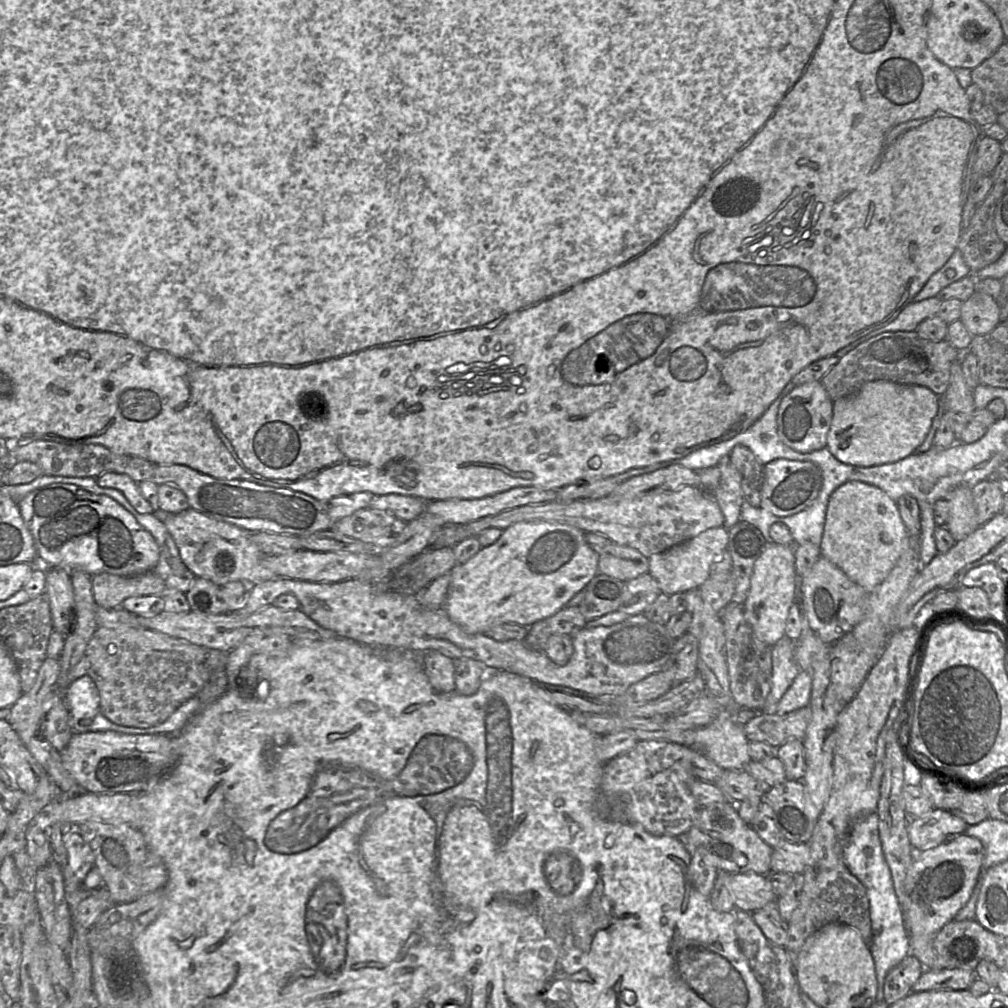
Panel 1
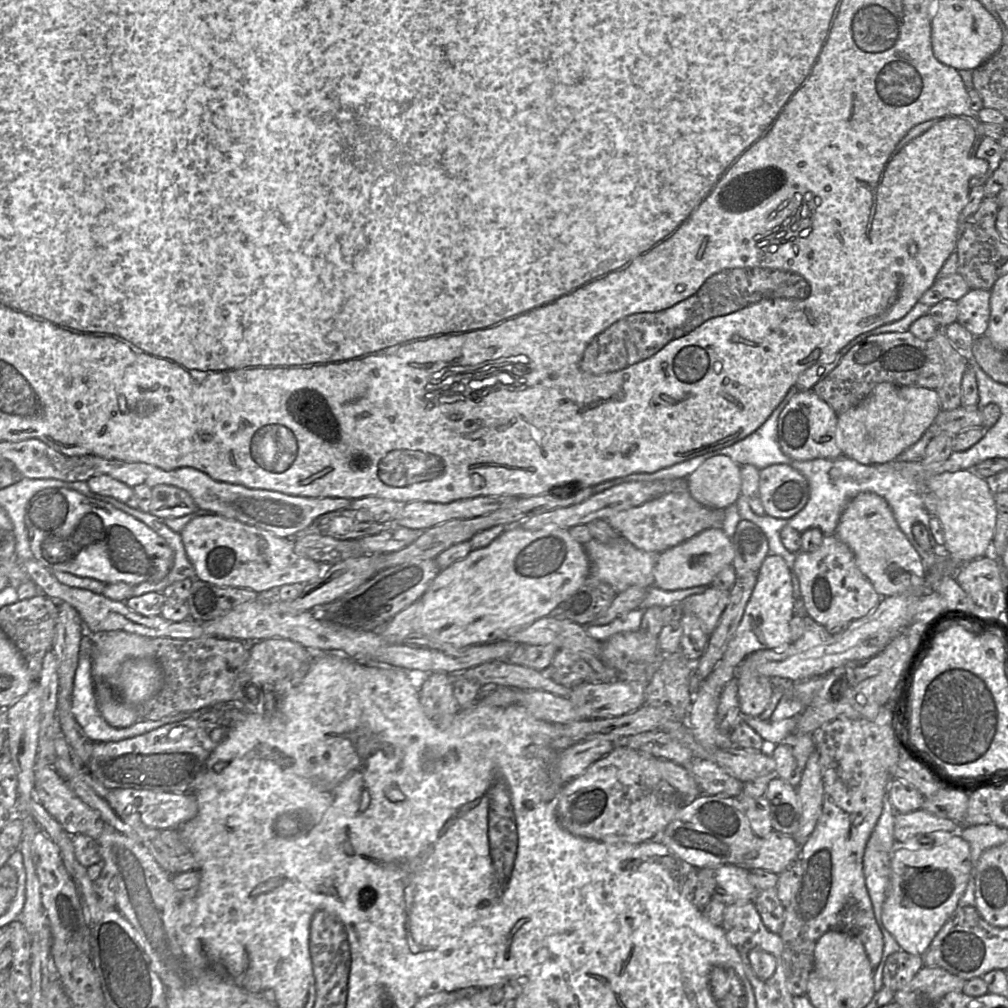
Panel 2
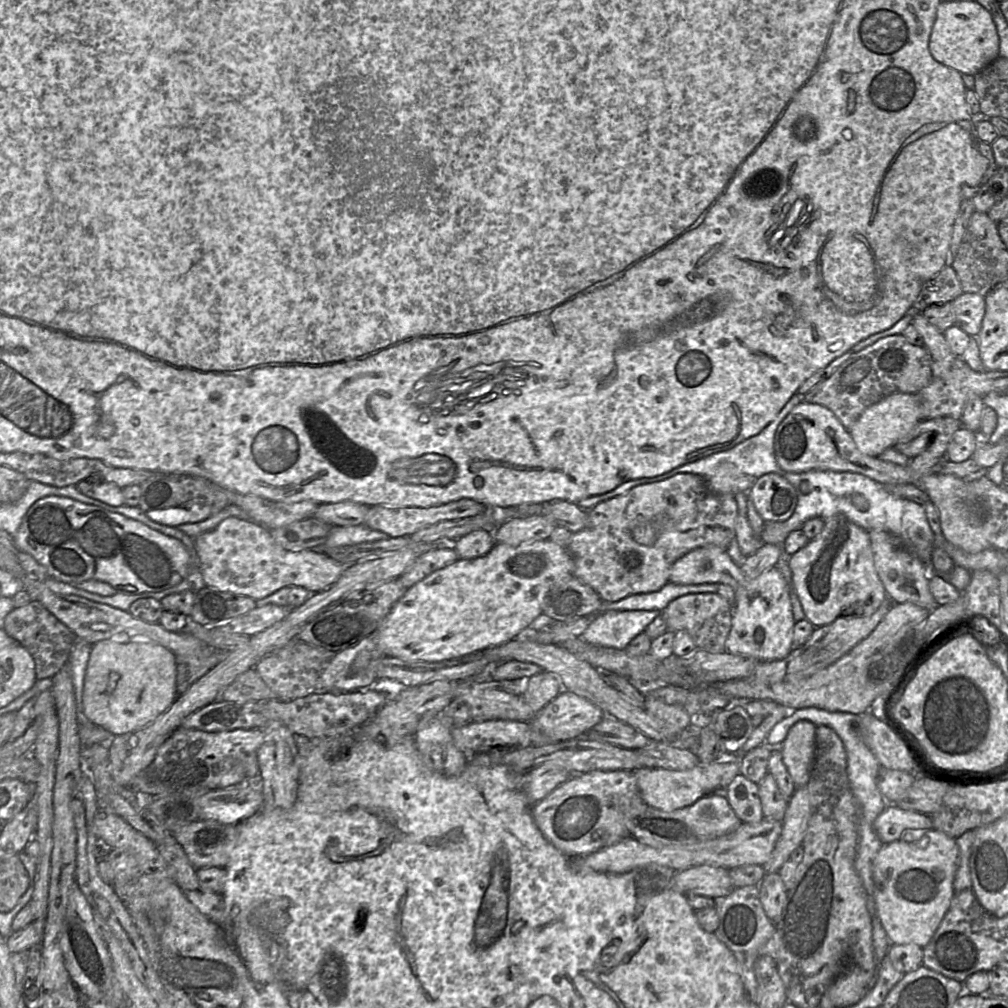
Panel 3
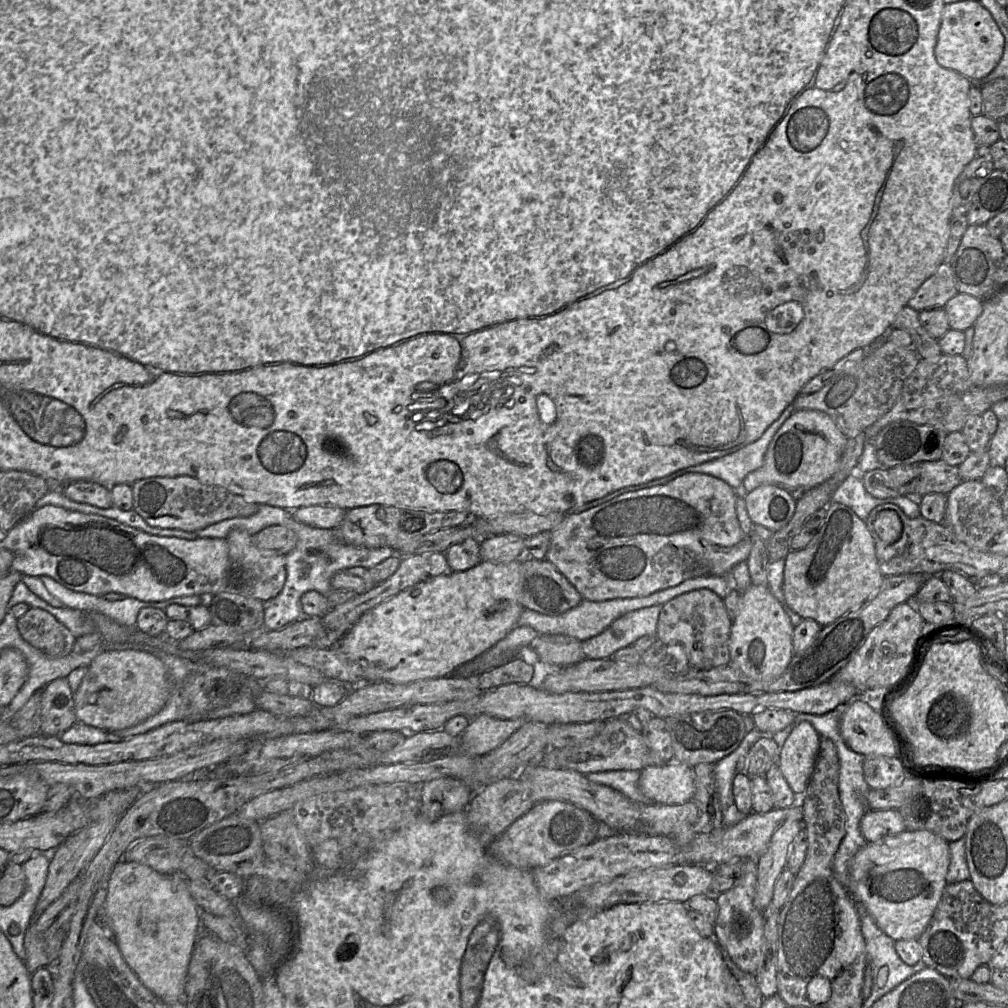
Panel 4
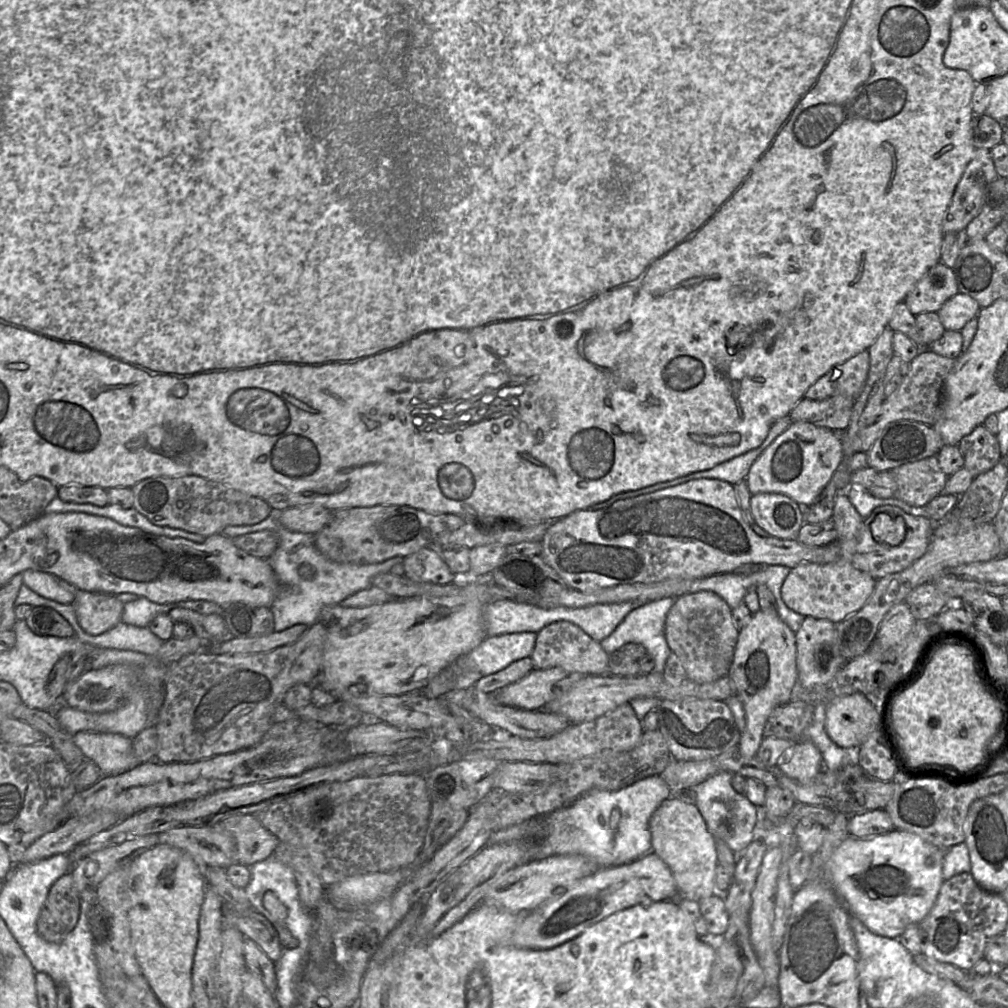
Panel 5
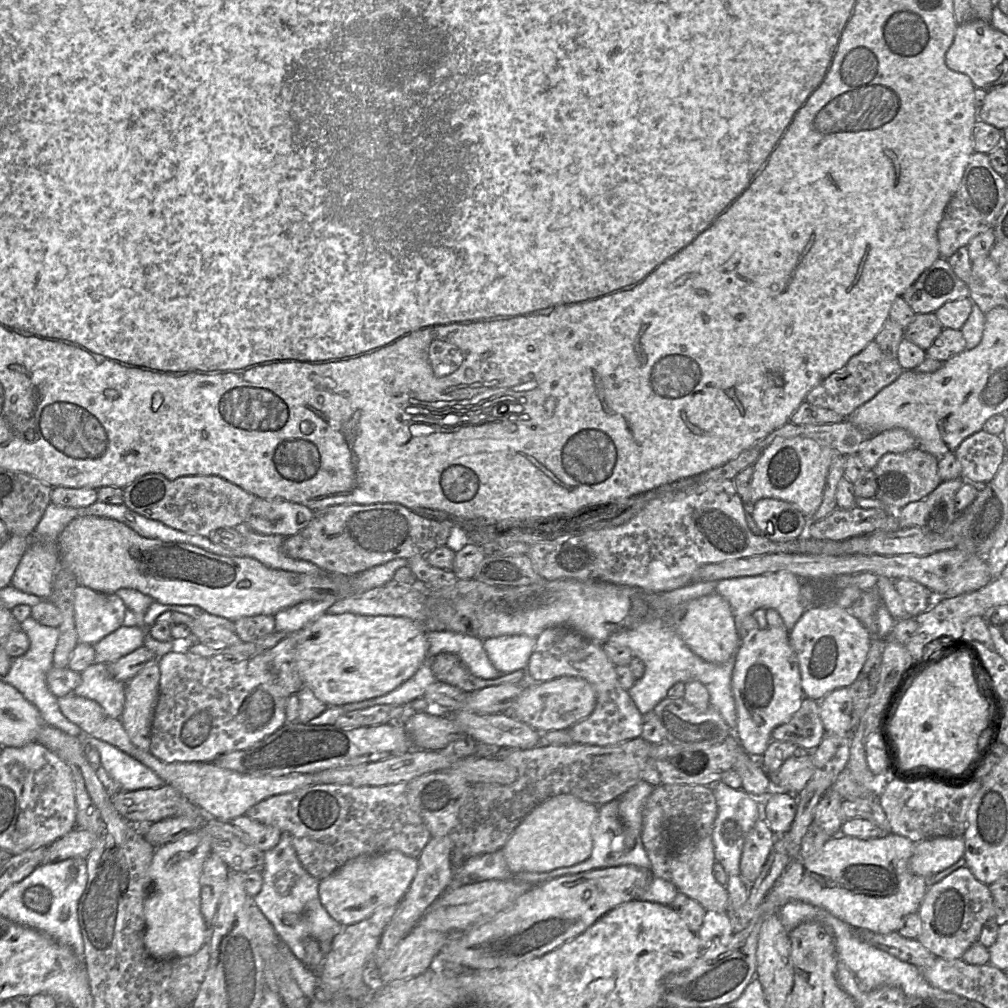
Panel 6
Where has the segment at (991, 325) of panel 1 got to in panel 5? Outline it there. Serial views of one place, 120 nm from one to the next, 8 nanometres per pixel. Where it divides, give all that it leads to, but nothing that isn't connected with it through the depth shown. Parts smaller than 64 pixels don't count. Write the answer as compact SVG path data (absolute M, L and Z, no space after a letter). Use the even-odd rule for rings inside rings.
M958 292L948 299L937 312L946 330L961 331L974 317L981 306L970 295Z

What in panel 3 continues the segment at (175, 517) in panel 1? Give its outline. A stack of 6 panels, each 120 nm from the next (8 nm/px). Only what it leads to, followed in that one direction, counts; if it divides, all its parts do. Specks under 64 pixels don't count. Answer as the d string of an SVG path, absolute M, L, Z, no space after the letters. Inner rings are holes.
M238 517L224 519L212 531L194 539L196 561L206 585L259 600L287 586L322 591L341 576L346 565L314 549L289 551L278 545L269 529Z

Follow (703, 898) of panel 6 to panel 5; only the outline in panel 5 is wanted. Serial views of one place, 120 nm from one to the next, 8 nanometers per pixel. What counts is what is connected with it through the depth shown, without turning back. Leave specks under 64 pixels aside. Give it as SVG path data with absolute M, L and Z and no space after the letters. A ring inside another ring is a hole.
M670 797L652 815L649 829L651 852L668 866L683 898L699 901L713 895L722 895L716 892L715 886L715 869L718 864L715 838L694 803Z

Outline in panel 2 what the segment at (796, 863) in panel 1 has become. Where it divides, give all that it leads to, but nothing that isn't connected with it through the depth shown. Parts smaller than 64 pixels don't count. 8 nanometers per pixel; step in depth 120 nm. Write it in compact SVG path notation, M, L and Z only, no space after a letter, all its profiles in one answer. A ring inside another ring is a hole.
M772 830L761 839L757 855L737 866L742 866L748 871L763 869L778 875L786 870L799 854L800 845L792 836Z

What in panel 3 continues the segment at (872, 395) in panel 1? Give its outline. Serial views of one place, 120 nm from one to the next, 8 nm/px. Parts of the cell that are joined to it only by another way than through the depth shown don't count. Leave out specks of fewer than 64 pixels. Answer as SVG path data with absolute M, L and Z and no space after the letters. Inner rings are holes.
M894 393L865 409L849 433L862 453L878 457L884 450L894 447L922 419L918 393Z

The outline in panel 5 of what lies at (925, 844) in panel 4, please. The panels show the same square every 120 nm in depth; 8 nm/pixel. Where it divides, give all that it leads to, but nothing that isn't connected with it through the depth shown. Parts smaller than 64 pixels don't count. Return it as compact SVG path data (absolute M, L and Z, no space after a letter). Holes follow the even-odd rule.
M895 829L893 831L890 831L889 833L883 833L883 834L879 834L879 835L875 835L873 837L868 837L868 838L857 838L854 836L849 836L847 837L843 843L833 852L833 854L831 855L830 859L828 860L828 862L826 863L826 874L825 874L825 881L826 881L826 875L829 876L830 880L832 881L833 884L828 883L827 886L830 890L830 892L832 894L834 894L839 901L841 902L841 906L844 906L847 911L849 912L850 916L856 916L870 931L872 931L873 933L877 934L877 935L881 935L884 937L888 937L888 938L898 938L907 928L908 925L910 924L919 924L931 911L935 901L937 900L940 888L944 882L943 880L943 876L942 876L942 868L943 868L943 861L944 861L944 850L941 849L940 847L924 840L922 837L920 837L919 835L913 833L913 832L909 832L909 831L905 831L905 830L900 830L900 829Z

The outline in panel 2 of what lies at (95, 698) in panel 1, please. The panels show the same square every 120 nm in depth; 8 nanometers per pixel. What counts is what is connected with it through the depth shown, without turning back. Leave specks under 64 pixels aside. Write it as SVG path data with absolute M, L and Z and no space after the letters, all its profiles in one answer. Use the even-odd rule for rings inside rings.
M86 633L80 641L79 662L74 676L73 691L71 696L71 709L74 719L85 732L85 734L95 742L117 742L139 735L143 735L155 729L158 729L164 723L164 718L156 721L141 720L125 728L116 728L108 724L99 713L96 707L92 682L92 659L93 643L92 635Z

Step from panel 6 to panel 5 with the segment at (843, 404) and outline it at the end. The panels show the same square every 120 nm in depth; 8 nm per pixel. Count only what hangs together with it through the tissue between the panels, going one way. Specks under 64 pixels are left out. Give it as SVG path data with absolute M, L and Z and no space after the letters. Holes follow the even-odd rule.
M865 350L831 368L807 389L804 397L824 400L845 395L856 400L866 383L869 367L870 356L868 350Z

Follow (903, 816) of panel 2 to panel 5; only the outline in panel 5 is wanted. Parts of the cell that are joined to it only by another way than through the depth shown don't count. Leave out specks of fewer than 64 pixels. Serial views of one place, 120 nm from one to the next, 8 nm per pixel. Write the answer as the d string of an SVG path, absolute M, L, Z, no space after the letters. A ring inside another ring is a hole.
M885 809L865 811L850 816L848 831L850 836L868 838L889 833L895 825Z

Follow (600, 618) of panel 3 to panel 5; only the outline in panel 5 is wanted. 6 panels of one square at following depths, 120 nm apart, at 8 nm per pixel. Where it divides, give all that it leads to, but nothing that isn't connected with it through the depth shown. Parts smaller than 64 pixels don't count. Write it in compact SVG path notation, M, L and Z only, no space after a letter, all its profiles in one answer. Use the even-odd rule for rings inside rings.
M678 597L653 600L632 610L611 635L599 642L601 647L610 655L620 650L627 643L641 644L646 648L647 654L651 655L655 661L654 671L663 672L666 660L672 652L665 638L665 621L667 613L676 598Z

